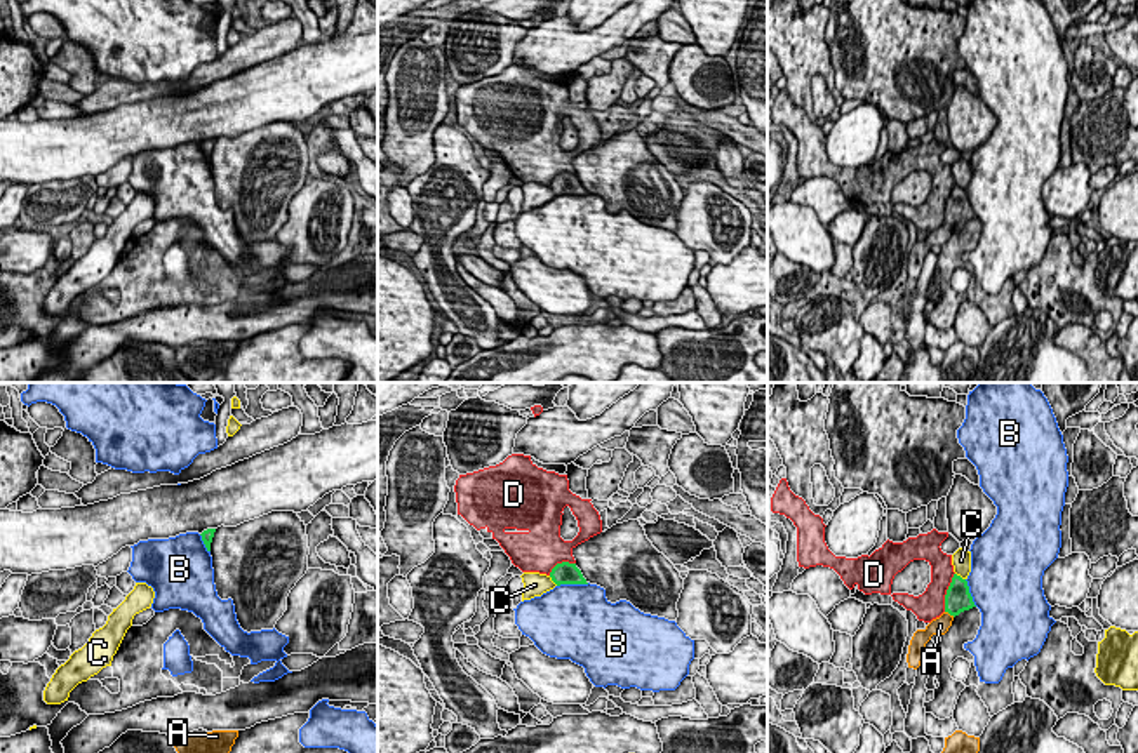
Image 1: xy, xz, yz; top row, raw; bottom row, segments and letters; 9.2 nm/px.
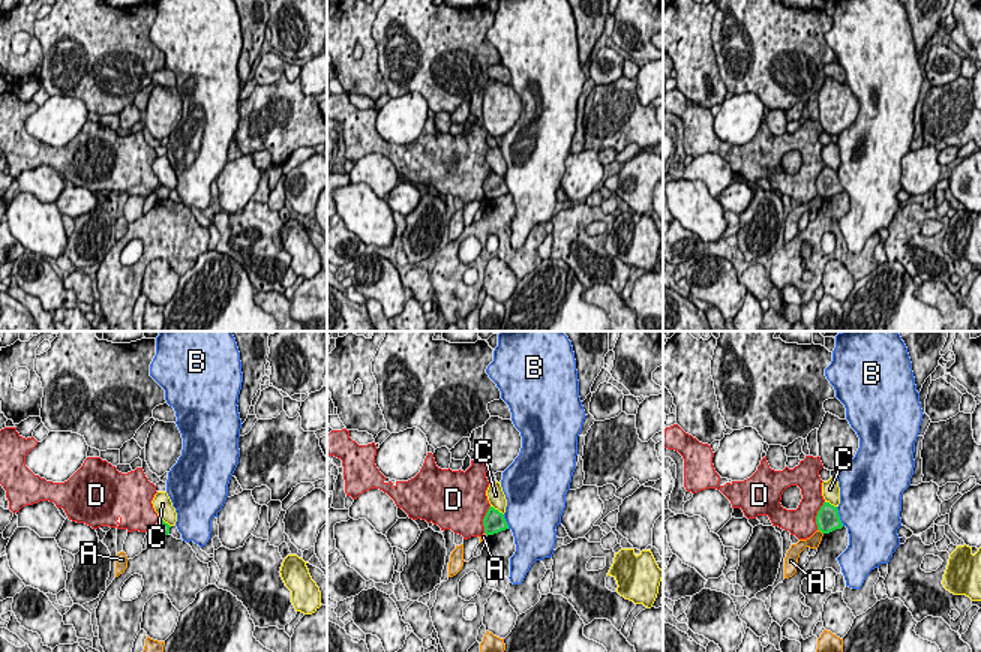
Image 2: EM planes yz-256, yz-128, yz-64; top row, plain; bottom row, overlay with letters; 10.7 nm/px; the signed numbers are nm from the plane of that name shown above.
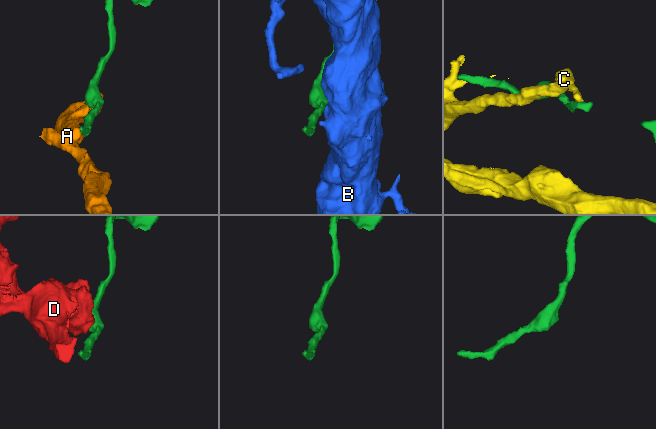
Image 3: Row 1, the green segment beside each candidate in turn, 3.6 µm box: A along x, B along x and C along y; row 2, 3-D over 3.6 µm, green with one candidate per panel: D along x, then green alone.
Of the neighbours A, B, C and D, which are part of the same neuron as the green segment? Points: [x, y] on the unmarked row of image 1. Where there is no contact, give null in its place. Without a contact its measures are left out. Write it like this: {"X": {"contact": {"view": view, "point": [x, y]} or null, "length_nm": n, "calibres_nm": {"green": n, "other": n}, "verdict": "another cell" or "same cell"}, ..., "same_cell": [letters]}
{"A": {"contact": {"view": "yz", "point": [950, 225]}, "length_nm": 110, "calibres_nm": {"green": 240, "other": 160}, "verdict": "another cell"}, "B": {"contact": {"view": "xz", "point": [573, 193]}, "length_nm": 300, "calibres_nm": {"green": 200, "other": 480}, "verdict": "another cell"}, "C": {"contact": {"view": "xz", "point": [554, 192]}, "length_nm": 130, "calibres_nm": {"green": 200, "other": 220}, "verdict": "same cell"}, "D": {"contact": {"view": "yz", "point": [947, 202]}, "length_nm": 380, "calibres_nm": {"green": 240, "other": 260}, "verdict": "another cell"}, "same_cell": ["C"]}

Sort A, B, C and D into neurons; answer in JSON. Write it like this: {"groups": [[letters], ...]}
{"groups": [["A"], ["B"], ["C"], ["D"]]}

